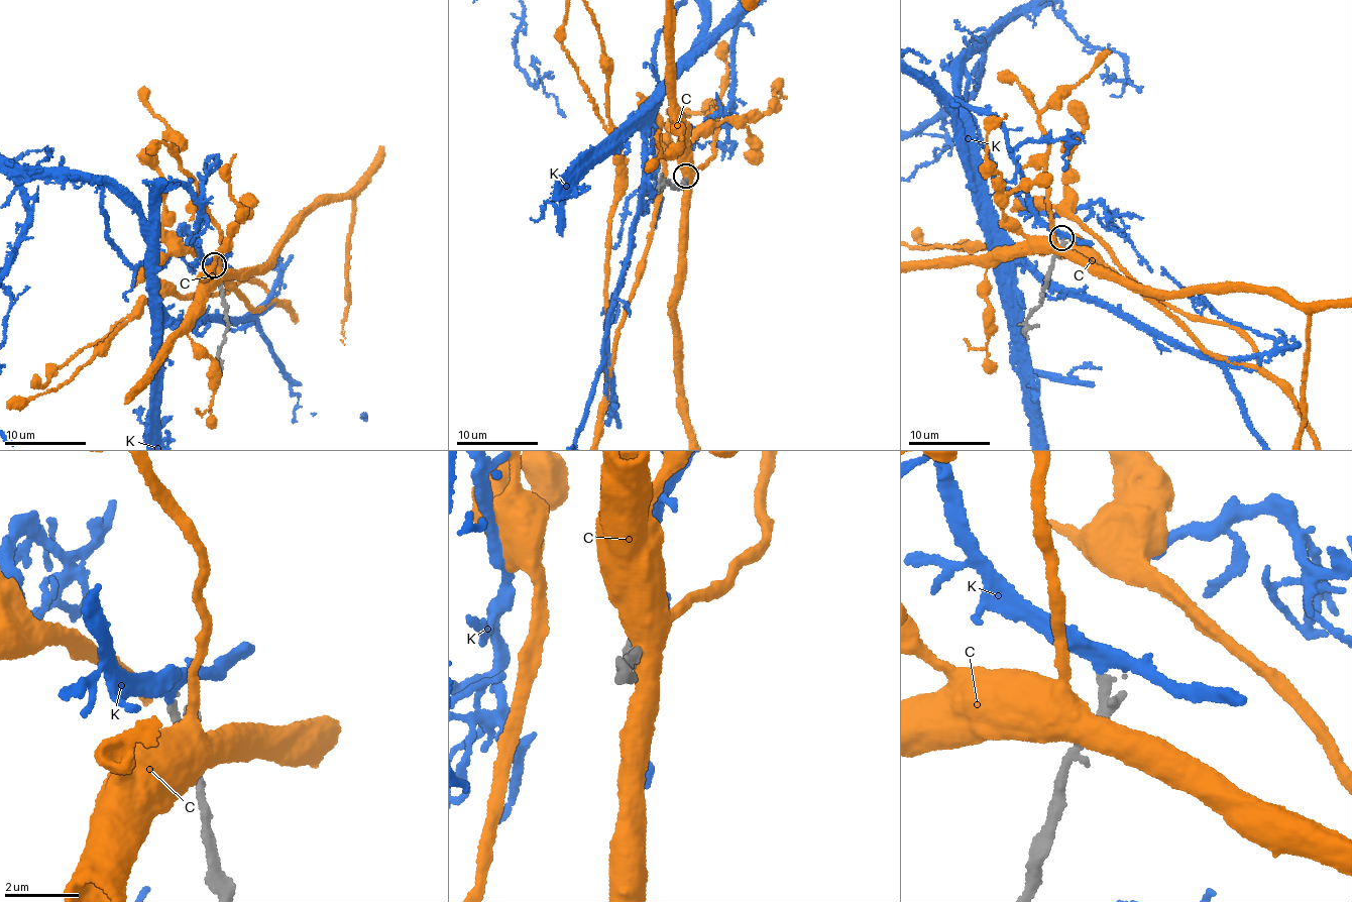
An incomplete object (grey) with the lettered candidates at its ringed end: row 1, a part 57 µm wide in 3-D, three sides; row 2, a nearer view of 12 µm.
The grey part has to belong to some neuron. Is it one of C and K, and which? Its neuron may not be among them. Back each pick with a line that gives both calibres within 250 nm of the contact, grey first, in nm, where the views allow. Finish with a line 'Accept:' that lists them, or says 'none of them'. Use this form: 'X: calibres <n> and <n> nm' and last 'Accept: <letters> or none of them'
K: calibres 170 and 340 nm
Accept: K

